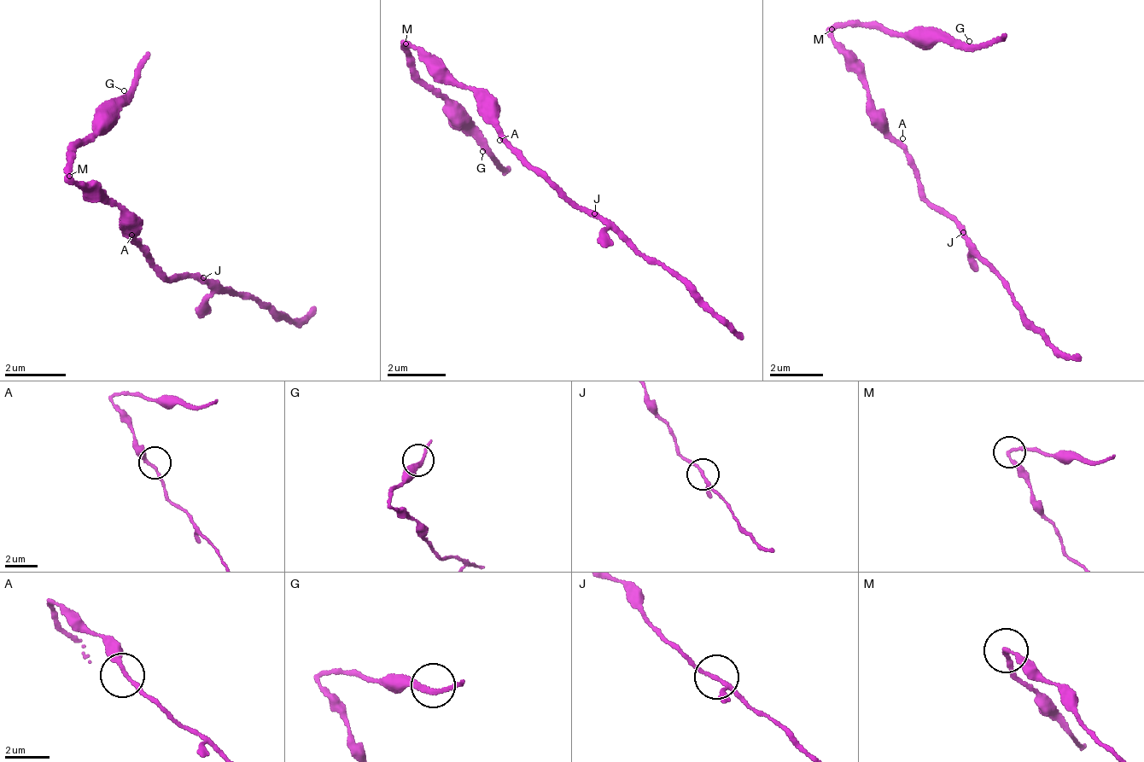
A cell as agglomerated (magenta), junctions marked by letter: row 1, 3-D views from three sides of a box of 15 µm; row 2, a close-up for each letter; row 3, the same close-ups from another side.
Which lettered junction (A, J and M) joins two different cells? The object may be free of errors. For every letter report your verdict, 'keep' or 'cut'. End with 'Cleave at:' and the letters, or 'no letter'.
A: keep
J: keep
M: cut
Cleave at: M

